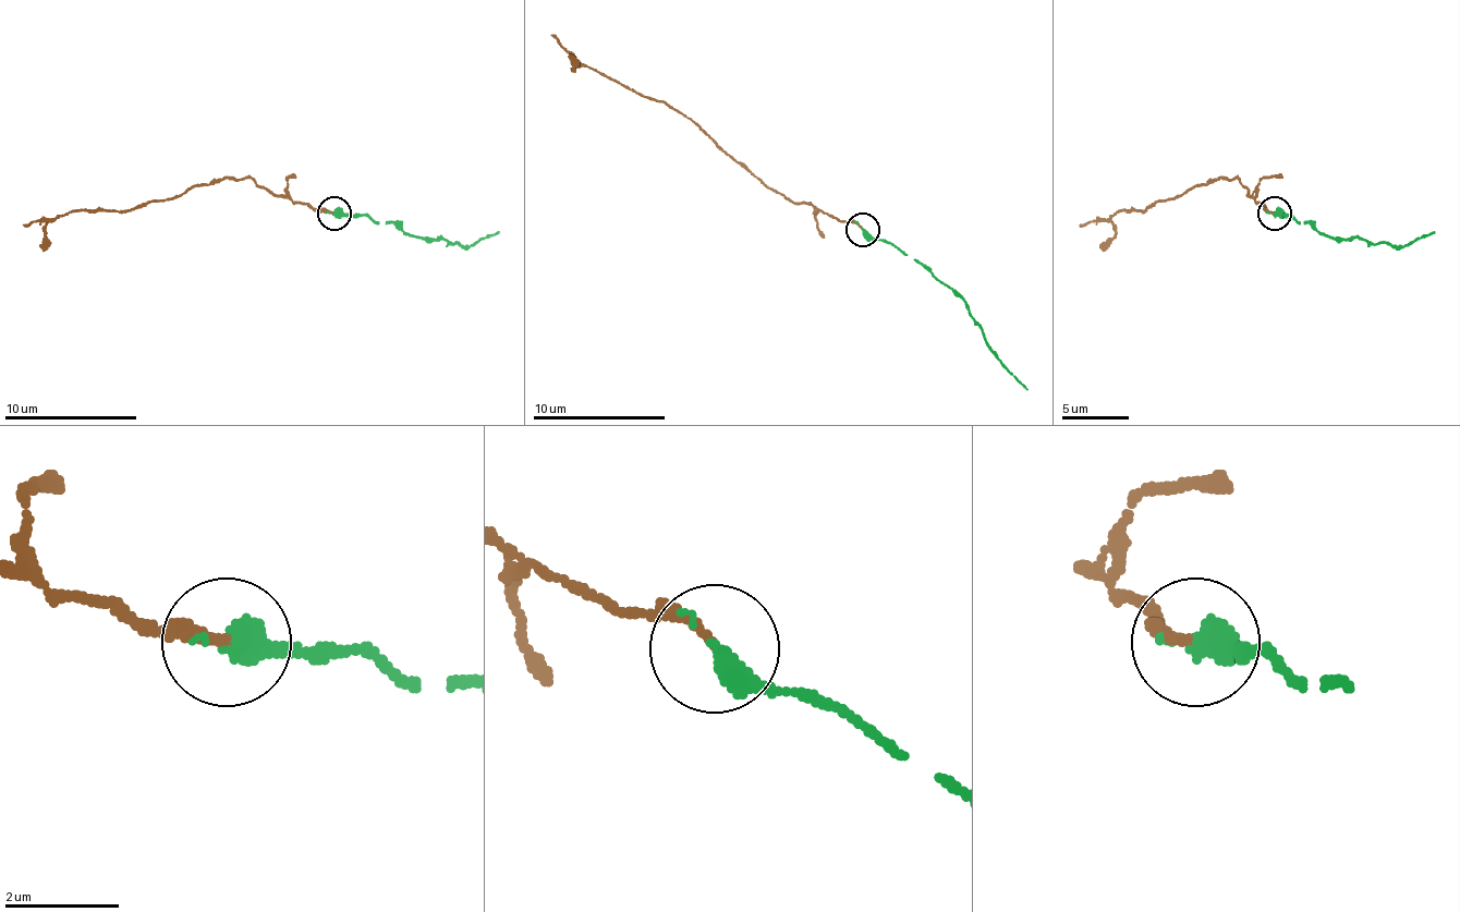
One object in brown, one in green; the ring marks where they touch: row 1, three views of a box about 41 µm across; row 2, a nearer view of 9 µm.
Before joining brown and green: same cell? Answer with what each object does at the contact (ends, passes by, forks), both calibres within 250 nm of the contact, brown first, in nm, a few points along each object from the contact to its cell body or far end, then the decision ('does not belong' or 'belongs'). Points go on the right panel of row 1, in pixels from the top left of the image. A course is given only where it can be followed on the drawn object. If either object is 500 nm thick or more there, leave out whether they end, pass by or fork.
brown ends | green ends | 180/460 nm | brown via (1275, 214), (1258, 204), (1236, 177), (1195, 184), (1172, 201), (1145, 210), (1119, 210), (1112, 217), (1079, 223) | green via (1275, 214), (1309, 220), (1328, 236), (1409, 244), (1435, 230) | belongs

